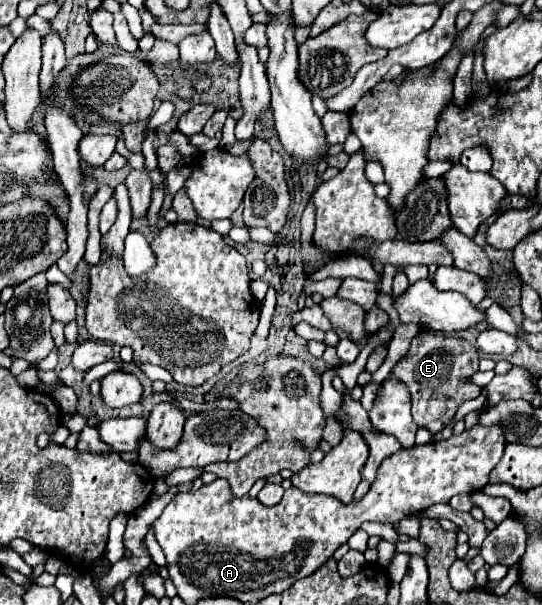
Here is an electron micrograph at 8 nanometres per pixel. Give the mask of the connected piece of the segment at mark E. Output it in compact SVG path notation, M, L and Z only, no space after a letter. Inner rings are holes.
M422 330L412 338L408 354L396 362L392 376L408 386L412 394L412 416L418 426L426 426L432 434L438 434L452 420L462 402L480 396L480 388L470 382L470 376L478 372L478 360L478 350L466 346L460 338L448 338L430 330Z

